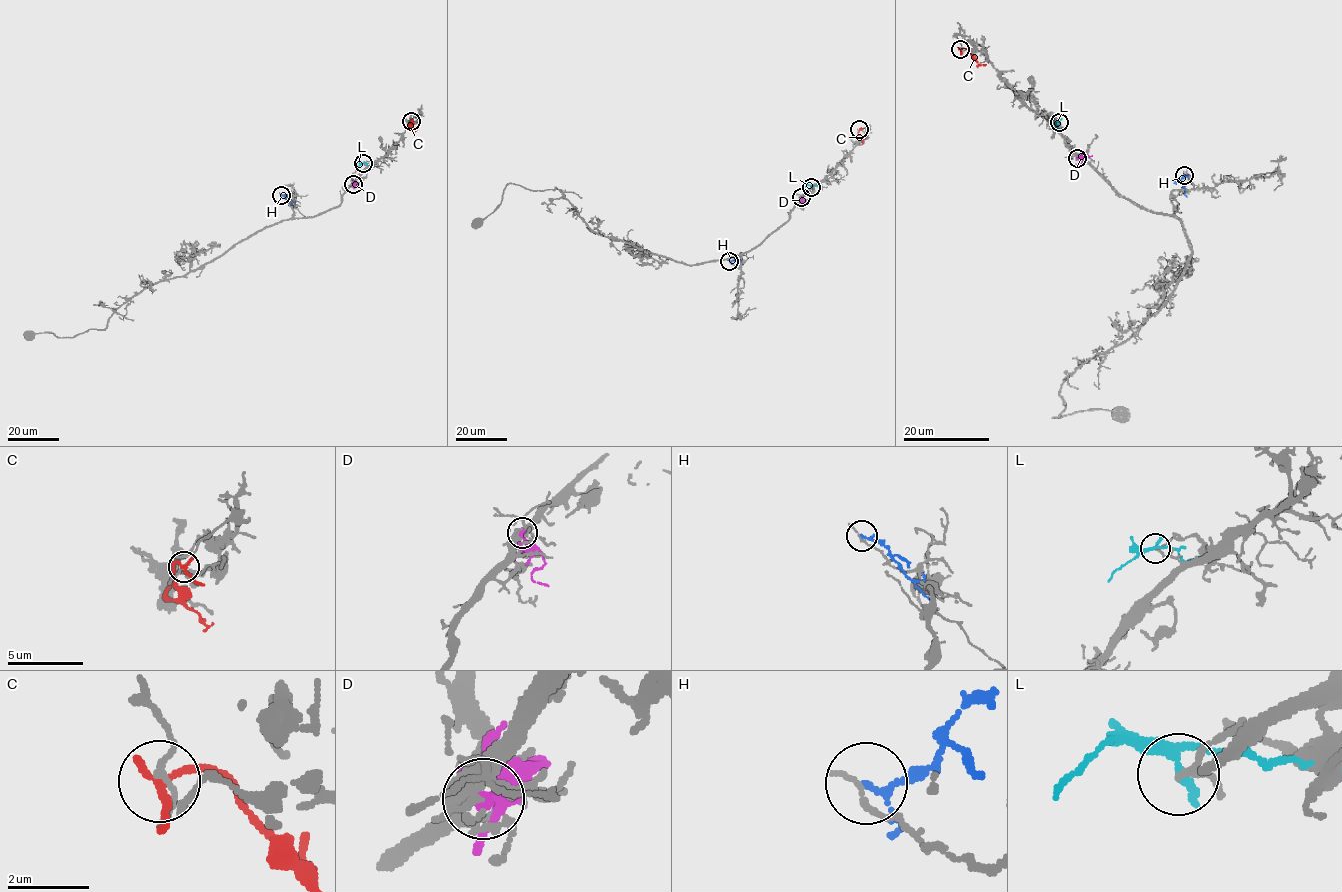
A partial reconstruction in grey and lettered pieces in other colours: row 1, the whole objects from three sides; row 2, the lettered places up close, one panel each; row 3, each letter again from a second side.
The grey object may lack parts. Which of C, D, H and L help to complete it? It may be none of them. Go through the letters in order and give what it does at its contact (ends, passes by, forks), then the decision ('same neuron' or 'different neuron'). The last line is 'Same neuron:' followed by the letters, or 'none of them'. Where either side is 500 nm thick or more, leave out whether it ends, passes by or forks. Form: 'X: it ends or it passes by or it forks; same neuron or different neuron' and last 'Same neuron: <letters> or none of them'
C: it passes by; different neuron
D: it ends; different neuron
H: it passes by; different neuron
L: it passes by; different neuron
Same neuron: none of them

